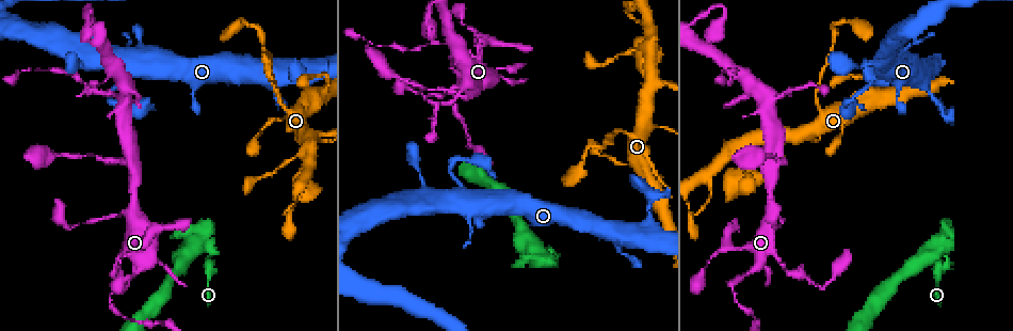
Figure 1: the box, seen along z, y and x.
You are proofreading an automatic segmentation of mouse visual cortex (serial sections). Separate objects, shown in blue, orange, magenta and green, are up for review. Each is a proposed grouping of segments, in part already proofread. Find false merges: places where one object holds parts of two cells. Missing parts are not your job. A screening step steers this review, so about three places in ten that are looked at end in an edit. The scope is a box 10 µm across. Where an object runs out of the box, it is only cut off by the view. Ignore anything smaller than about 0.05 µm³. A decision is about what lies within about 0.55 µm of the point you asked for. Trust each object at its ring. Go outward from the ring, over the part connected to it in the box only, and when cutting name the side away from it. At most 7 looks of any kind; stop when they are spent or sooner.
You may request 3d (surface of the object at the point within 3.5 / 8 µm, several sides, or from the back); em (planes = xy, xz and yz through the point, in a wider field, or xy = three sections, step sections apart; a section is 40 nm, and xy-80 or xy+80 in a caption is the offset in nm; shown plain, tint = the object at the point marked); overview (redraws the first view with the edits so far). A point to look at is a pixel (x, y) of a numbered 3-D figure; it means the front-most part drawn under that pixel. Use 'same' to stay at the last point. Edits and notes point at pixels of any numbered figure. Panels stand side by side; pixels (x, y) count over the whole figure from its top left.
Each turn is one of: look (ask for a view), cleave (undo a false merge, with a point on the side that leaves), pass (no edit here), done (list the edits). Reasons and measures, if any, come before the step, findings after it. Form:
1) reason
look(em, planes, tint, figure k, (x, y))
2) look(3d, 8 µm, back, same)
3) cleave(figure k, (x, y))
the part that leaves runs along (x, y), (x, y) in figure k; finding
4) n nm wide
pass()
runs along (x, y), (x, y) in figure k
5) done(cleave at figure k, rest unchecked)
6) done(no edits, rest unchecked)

abrupt turn
look(3d, 8 µm, figure 1, (944, 246))

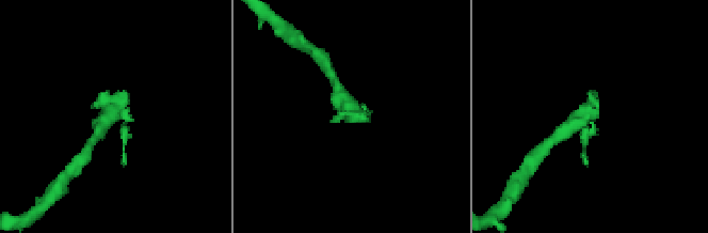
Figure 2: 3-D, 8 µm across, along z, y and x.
now the EM
look(em, xy, step 1, tint, same)

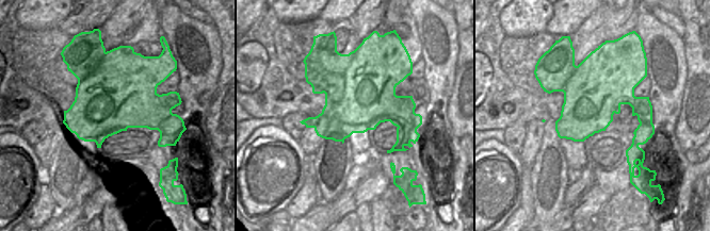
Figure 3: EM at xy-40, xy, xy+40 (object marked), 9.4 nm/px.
pass()
all the same cell

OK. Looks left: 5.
thin arm on a thick one
look(3d, 3.5 µm, figure 1, (771, 161))

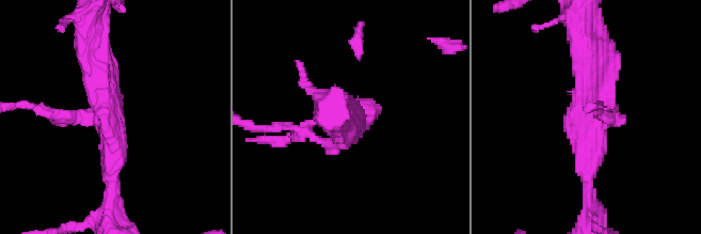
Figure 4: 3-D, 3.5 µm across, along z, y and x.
need the tissue
look(em, xy, step 5, tint, figure 4, (112, 117))

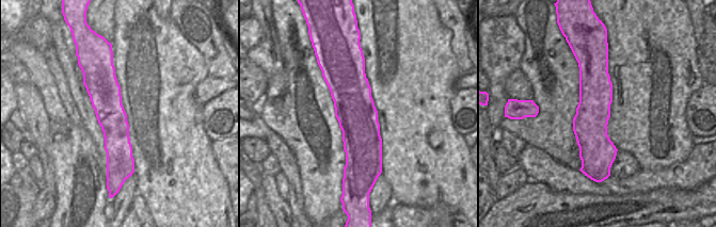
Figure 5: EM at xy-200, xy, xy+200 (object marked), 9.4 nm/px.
3 arms; arms of 150, 300, 400 nm
pass()
runs along (350, 55), (350, 92), (367, 166) in figure 5; all the same cell

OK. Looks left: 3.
thin neck
look(3d, 3.5 µm, figure 1, (109, 298))

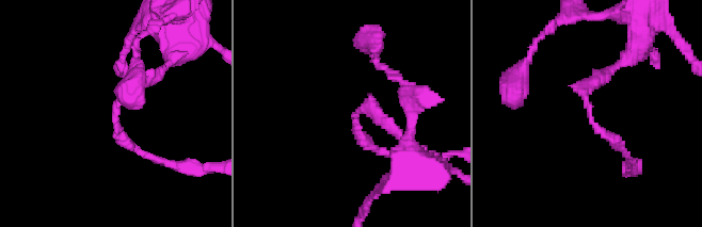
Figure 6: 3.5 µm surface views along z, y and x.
arms of 150, 200 nm; shape alone is not enough
look(em, planes, tint, figure 6, (115, 117))

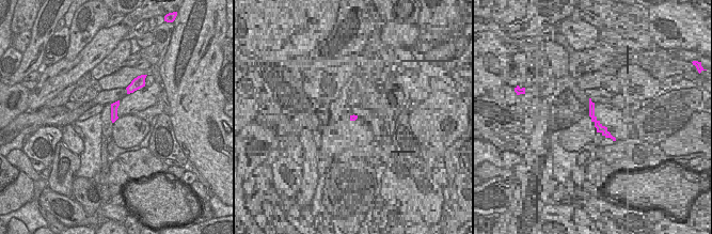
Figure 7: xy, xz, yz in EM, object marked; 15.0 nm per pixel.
cleave(figure 6, (361, 134))
the part that leaves runs along (118, 102), (118, 135), (168, 161) in figure 6; two cells meet here

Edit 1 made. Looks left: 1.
done(cleave at figure 6, rest unchecked)

